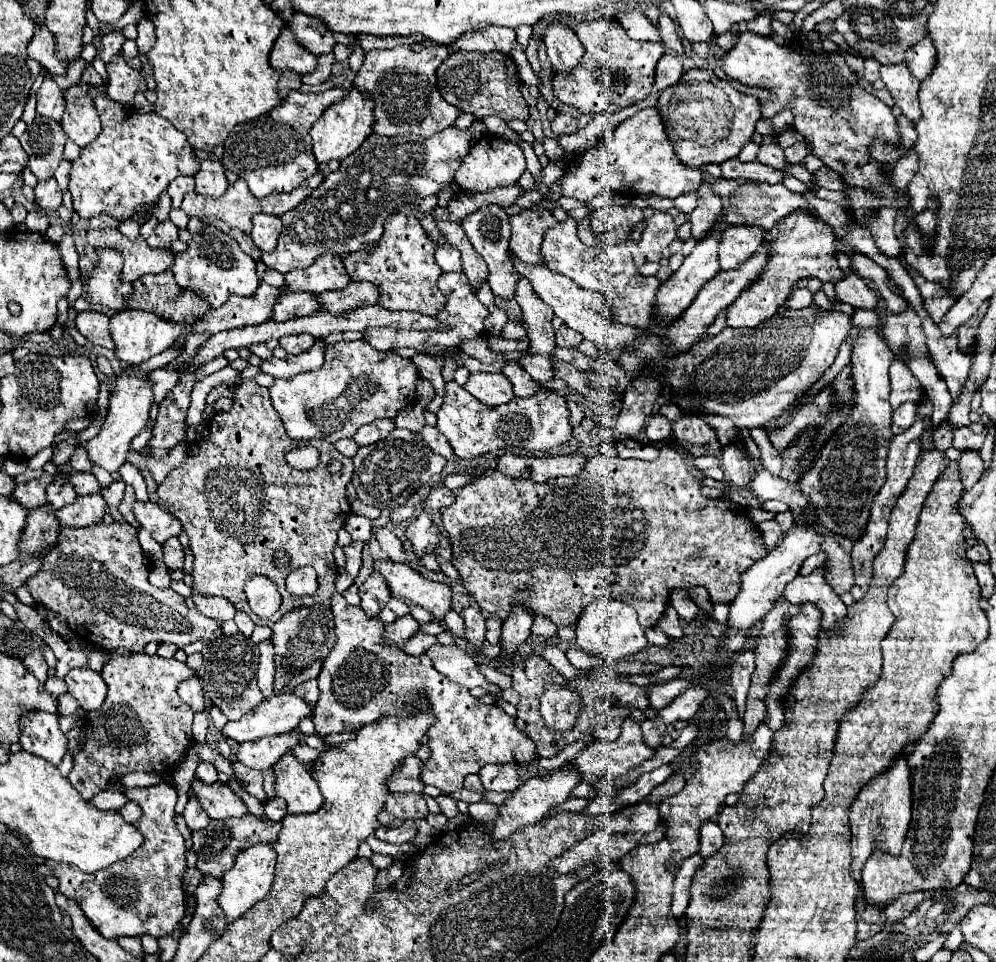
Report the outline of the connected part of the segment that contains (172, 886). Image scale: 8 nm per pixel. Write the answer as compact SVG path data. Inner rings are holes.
M165 782L149 788L125 788L123 792L143 810L143 818L139 818L139 822L135 824L143 832L145 844L125 860L131 868L99 870L93 874L85 874L73 864L53 864L49 860L47 866L59 878L59 892L67 898L73 898L87 916L87 920L93 924L93 928L105 938L117 940L121 936L143 934L161 938L171 934L185 916L183 874L187 870L187 862L185 842L175 826L177 792ZM123 882L131 882L133 890L121 890Z

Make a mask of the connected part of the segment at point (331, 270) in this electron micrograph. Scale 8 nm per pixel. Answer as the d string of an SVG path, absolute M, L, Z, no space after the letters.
M321 256L309 268L289 272L289 274L285 274L285 278L287 278L287 290L289 292L297 292L297 290L309 290L309 292L341 290L349 284L341 256Z

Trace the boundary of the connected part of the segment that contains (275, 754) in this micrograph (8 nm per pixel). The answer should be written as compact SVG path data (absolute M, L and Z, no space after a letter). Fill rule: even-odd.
M291 730L287 734L259 738L257 742L243 742L237 750L237 760L253 770L271 768L287 750L299 744L299 730Z

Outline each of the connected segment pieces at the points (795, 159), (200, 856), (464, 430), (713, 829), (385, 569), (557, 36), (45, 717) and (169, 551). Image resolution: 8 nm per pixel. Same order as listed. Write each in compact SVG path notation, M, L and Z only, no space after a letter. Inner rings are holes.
M795 142L785 150L785 162L787 164L799 164L809 154L809 148L805 142Z
M247 814L243 818L235 820L213 820L207 828L193 832L193 852L197 854L197 870L203 876L211 878L221 878L225 870L229 870L235 864L235 858L241 850L255 846L255 844L273 844L277 840L277 834L281 830L281 822L271 822L271 820L259 820L253 814Z
M455 380L447 382L443 406L437 412L437 430L449 440L459 458L475 458L489 450L517 446L527 450L549 450L571 440L567 400L555 392L539 392L529 398L513 398L499 408L487 408L479 404L463 386Z
M707 822L701 828L701 856L709 858L713 856L721 846L725 844L725 836L721 832L721 828L715 822Z
M379 558L373 564L373 572L379 572L385 578L391 596L405 598L417 606L423 606L437 620L443 620L443 616L453 608L451 590L447 584L427 580L405 564L397 564L389 558Z
M551 22L543 34L543 42L555 72L569 72L585 52L577 34L565 22Z
M33 712L25 714L21 718L21 724L21 748L59 766L63 754L67 752L67 736L59 728L59 716L47 712Z
M171 538L171 540L167 540L167 544L163 544L163 562L169 570L183 568L185 554L183 554L183 546L177 538Z

